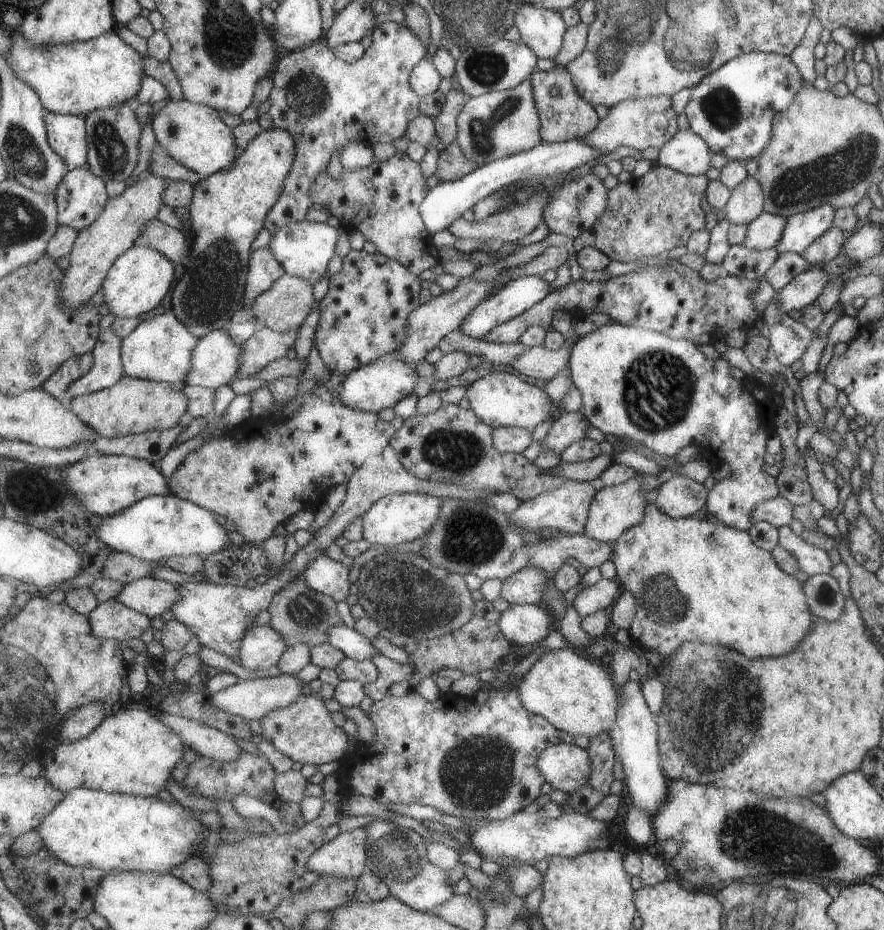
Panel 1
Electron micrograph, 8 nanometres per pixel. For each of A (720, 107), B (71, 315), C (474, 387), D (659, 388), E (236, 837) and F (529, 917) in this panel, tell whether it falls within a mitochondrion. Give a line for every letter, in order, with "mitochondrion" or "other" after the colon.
A: mitochondrion
B: other
C: other
D: mitochondrion
E: mitochondrion
F: other

